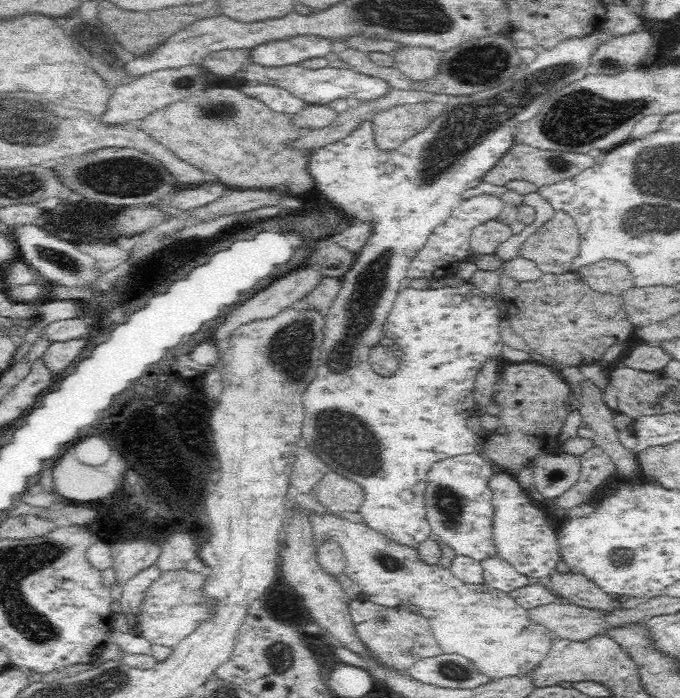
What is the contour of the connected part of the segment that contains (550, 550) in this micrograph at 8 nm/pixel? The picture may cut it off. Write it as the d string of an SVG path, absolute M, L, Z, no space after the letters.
M507 471L494 473L491 489L495 504L494 542L498 557L524 576L527 580L549 579L560 554L555 530L548 524L546 514L536 508L530 494L518 484L515 476Z

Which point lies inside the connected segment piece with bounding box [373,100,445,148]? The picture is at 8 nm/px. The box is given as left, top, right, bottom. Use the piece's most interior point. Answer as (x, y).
(392, 125)

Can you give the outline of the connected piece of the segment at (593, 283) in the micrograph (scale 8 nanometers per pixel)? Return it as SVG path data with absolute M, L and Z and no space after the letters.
M601 260L588 266L582 266L575 272L579 277L596 292L621 294L634 286L633 276L621 262Z

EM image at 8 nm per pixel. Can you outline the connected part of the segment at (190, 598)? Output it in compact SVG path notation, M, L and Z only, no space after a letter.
M183 570L176 572L164 572L152 582L152 586L146 590L146 596L141 604L142 628L137 628L136 632L152 644L162 644L162 646L172 646L176 640L182 639L194 630L198 624L198 619L205 616L205 610L201 608L201 585L202 577L200 573L192 573Z

